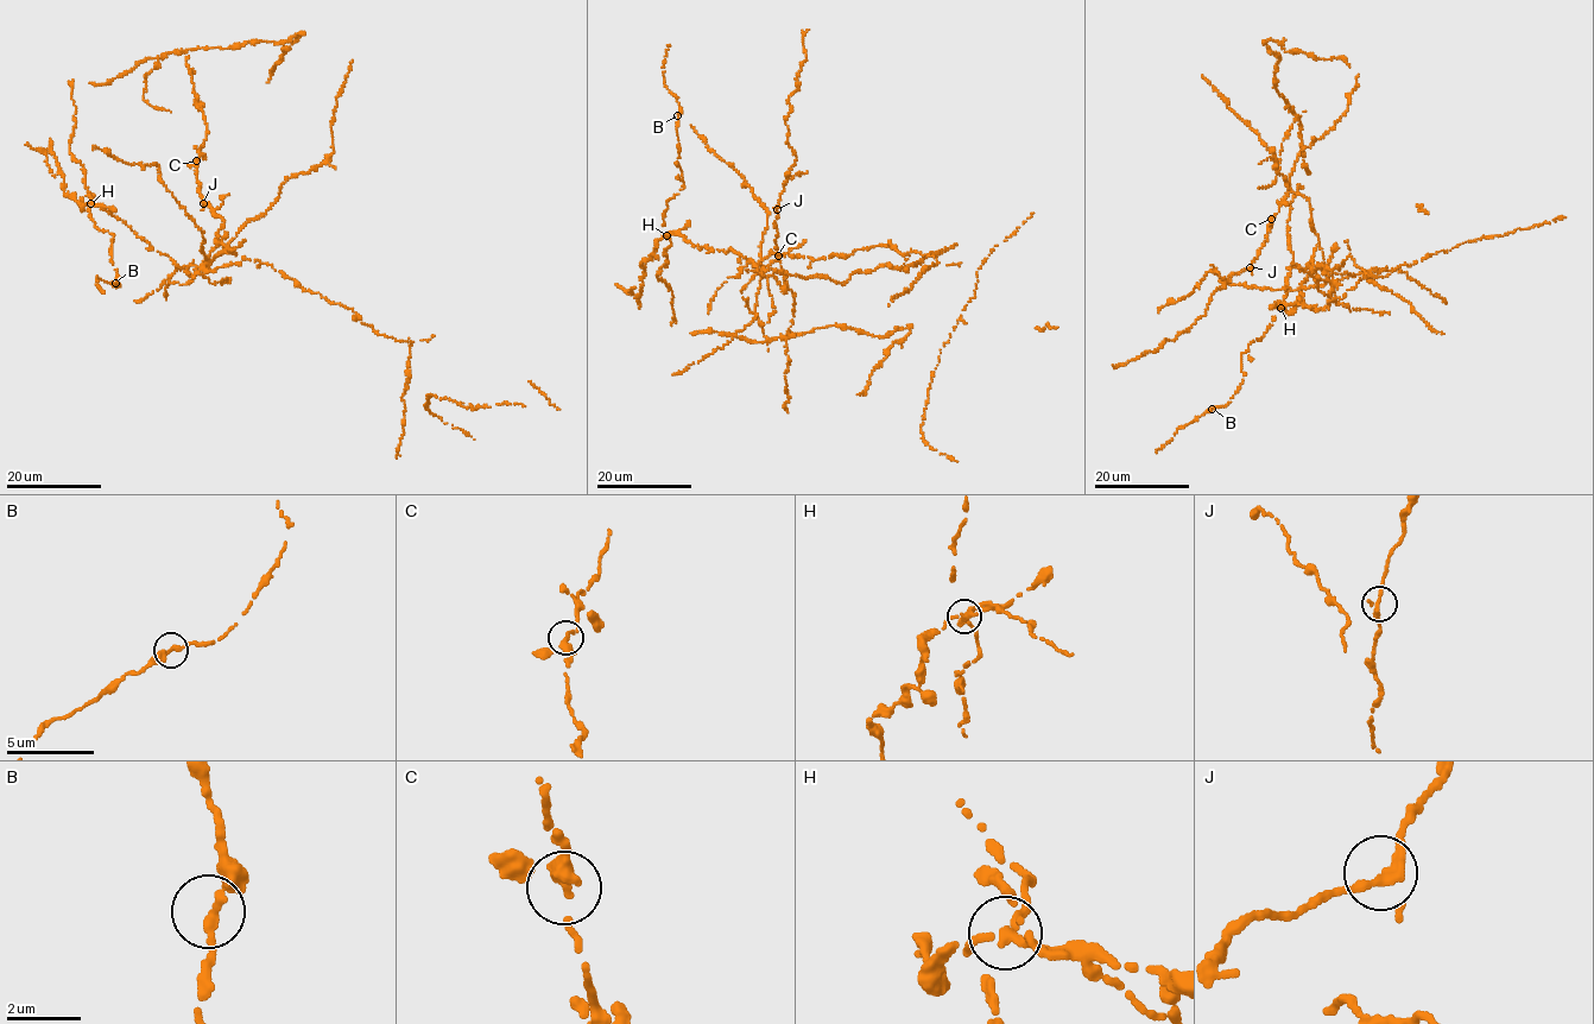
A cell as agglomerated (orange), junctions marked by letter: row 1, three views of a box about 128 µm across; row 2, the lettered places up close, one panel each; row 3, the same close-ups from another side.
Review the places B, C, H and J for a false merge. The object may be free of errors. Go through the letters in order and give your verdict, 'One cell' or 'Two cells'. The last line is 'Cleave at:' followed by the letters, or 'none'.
B: One cell
C: One cell
H: Two cells
J: One cell
Cleave at: H

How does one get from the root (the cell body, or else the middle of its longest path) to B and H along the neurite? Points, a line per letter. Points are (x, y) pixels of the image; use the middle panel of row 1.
B: (718, 250), (697, 248), (663, 223), (668, 201), (683, 185), (676, 162), (677, 115)
H: (718, 250), (697, 248), (675, 232), (666, 235)

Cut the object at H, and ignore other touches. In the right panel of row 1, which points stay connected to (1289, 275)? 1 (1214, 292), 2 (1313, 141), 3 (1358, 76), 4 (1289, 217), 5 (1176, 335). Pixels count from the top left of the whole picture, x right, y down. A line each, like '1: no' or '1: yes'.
1: yes
2: yes
3: yes
4: yes
5: yes

